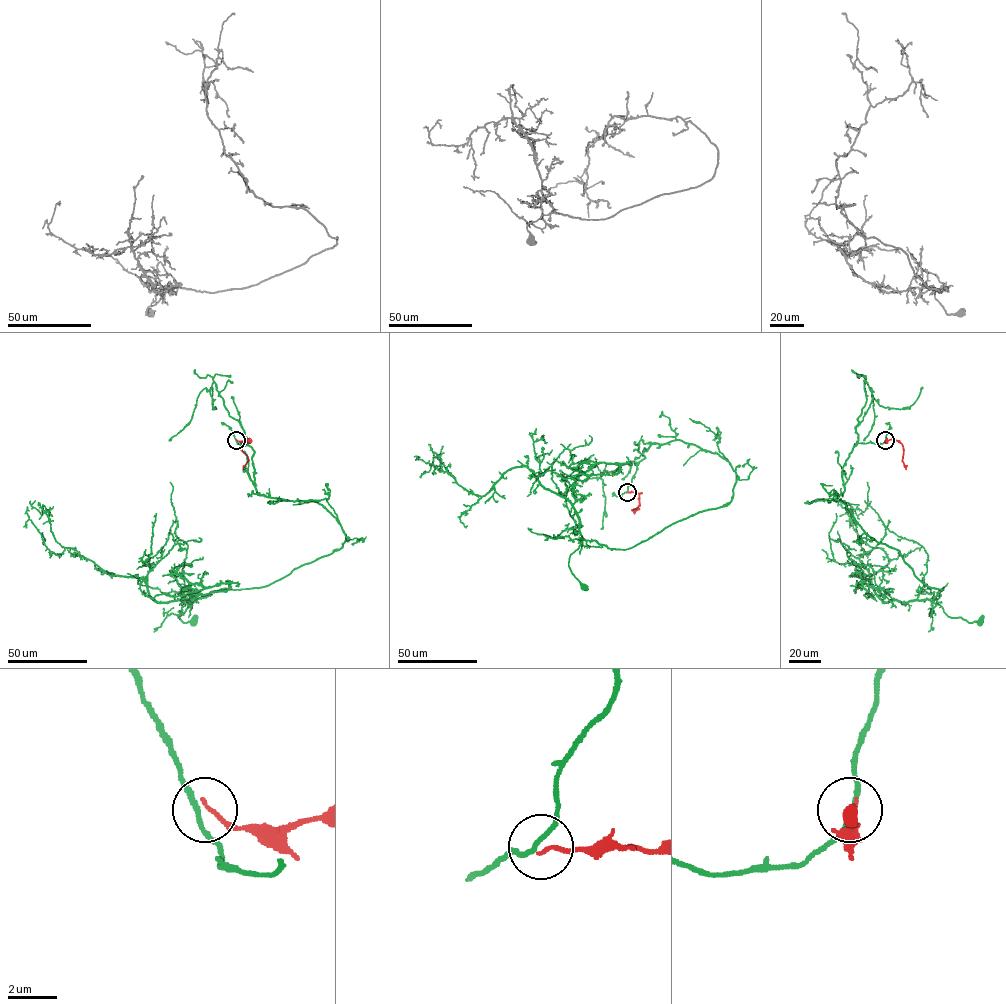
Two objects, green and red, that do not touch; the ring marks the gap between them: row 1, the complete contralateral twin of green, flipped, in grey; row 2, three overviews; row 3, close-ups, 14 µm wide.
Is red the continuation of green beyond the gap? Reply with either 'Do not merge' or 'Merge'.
Do not merge

